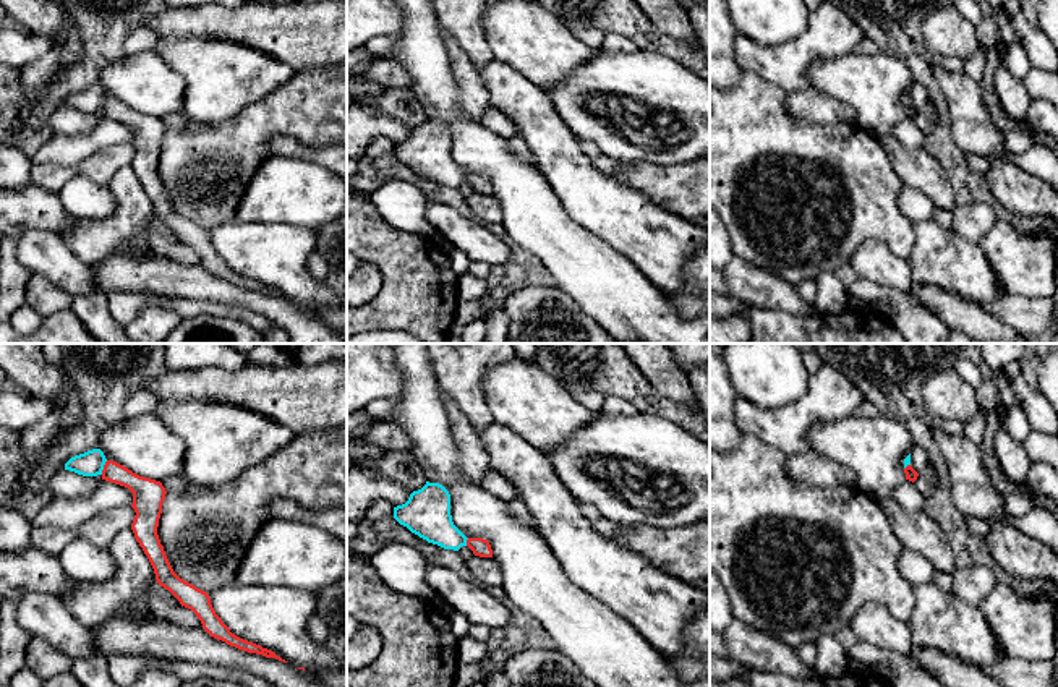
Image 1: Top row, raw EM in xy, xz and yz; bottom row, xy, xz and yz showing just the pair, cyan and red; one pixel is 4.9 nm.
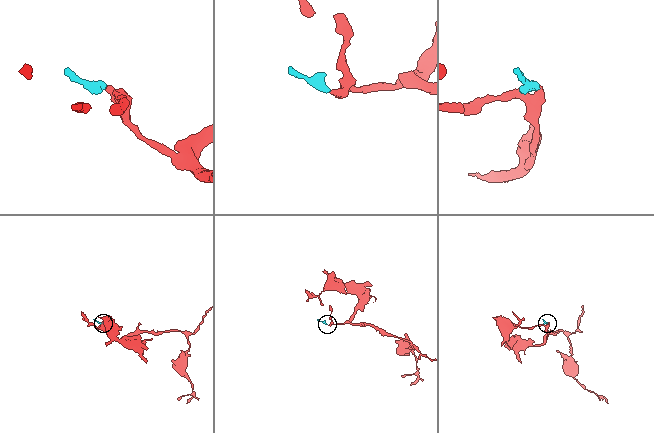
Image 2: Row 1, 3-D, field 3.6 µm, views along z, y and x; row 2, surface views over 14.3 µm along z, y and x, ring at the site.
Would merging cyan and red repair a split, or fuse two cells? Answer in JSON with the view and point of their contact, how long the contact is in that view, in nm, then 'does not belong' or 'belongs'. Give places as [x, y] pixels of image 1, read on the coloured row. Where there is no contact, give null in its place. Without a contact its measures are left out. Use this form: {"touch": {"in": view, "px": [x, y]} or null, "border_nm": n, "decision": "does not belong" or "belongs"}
{"touch": {"in": "xy", "px": [102, 467]}, "border_nm": 80, "decision": "belongs"}

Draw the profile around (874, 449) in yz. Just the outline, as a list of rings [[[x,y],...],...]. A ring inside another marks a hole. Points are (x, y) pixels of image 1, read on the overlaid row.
[[[851,415],[817,425],[807,433],[807,442],[812,452],[852,470],[855,486],[877,502],[891,499],[891,493],[906,480],[904,459],[914,449],[907,428],[883,415],[875,418]]]

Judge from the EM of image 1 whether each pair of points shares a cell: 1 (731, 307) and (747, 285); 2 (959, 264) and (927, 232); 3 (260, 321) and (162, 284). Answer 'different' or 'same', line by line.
1: different
2: same
3: different

